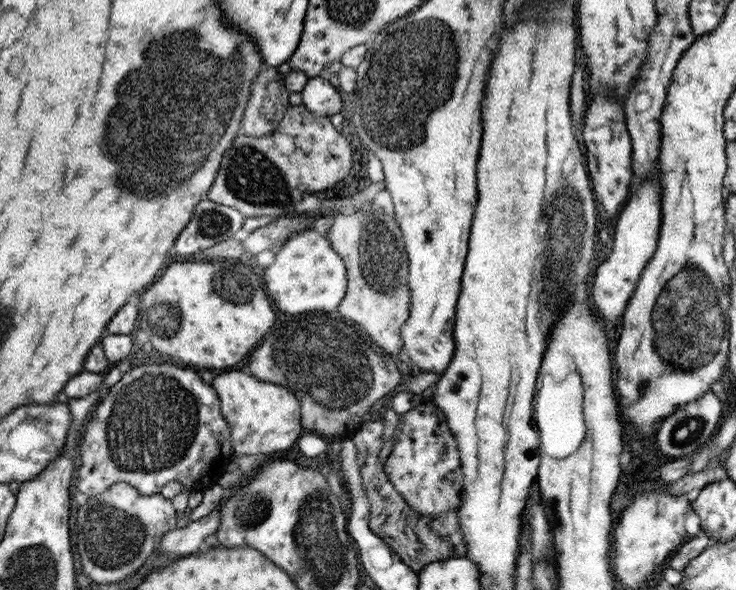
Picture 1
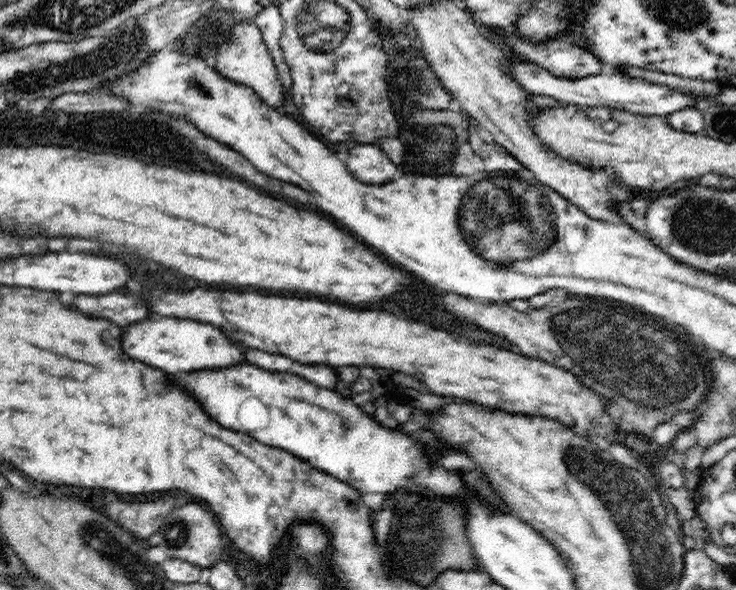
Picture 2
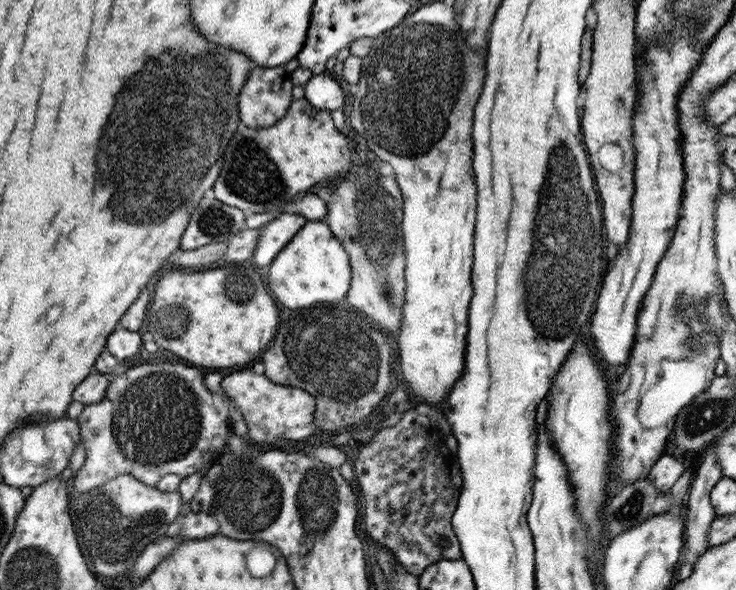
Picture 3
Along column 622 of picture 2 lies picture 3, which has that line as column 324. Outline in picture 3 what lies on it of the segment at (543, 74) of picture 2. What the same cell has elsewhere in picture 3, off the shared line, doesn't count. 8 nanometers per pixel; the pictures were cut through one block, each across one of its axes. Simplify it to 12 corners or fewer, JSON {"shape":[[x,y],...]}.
{"shape":[[330,74],[312,75],[303,97],[332,113],[344,104],[340,82]]}

